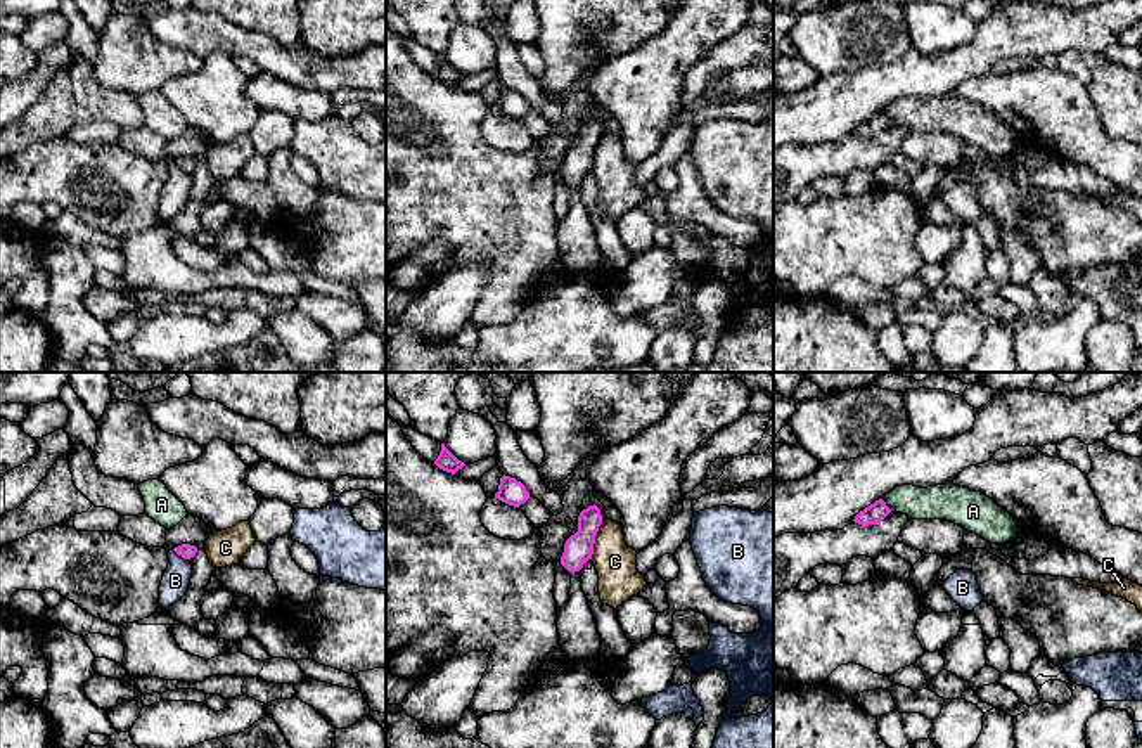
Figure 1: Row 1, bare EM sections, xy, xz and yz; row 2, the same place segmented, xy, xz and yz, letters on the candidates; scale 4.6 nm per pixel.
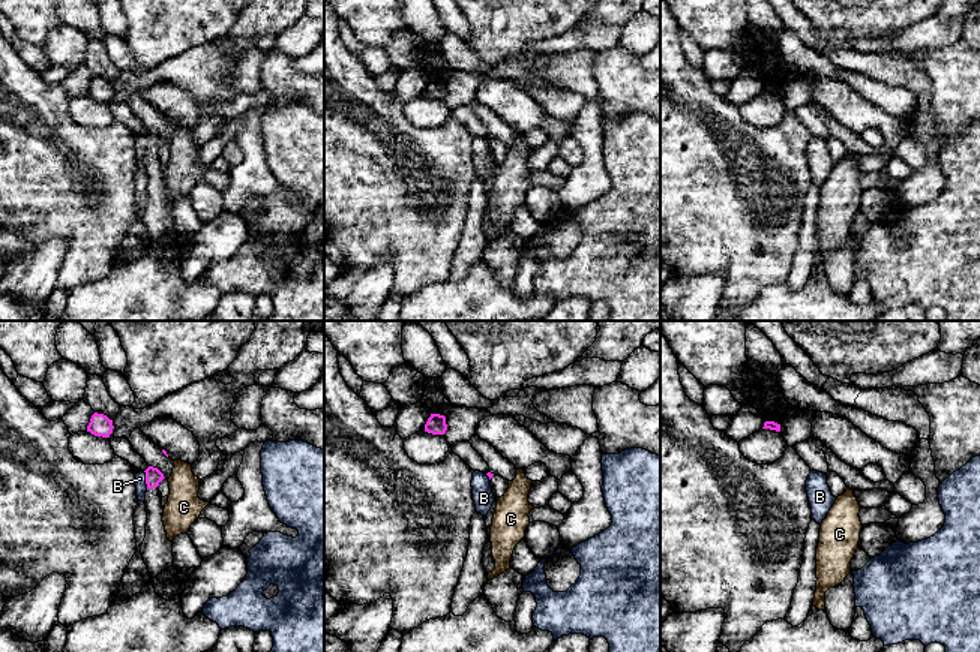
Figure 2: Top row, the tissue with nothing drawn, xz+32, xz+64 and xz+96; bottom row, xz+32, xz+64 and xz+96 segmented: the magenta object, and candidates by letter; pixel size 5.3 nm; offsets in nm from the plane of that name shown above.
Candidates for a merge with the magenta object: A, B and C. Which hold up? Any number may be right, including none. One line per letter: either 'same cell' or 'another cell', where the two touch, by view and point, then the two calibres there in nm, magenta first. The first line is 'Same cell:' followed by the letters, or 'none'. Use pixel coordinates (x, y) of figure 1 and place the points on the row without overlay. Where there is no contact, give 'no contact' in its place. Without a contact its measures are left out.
Same cell: none
A: another cell; contact yz (886, 118); calibres 90 and 160 nm
B: another cell; contact xy (180, 167); calibres 70 and 130 nm
C: another cell; contact xz (594, 153); calibres 140 and 190 nm

